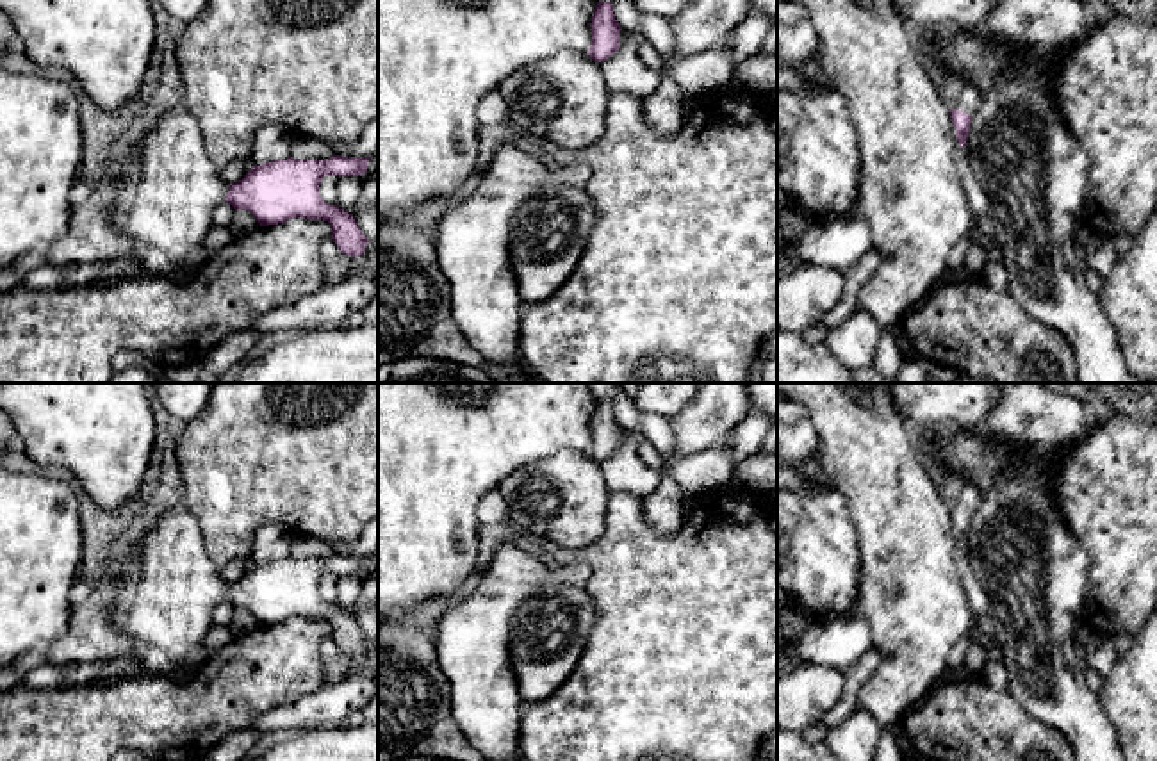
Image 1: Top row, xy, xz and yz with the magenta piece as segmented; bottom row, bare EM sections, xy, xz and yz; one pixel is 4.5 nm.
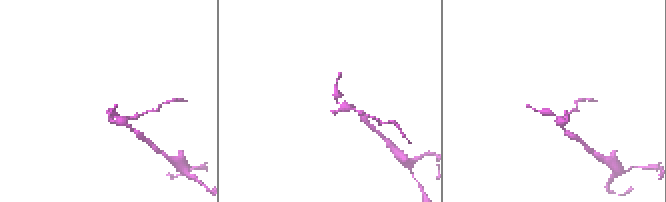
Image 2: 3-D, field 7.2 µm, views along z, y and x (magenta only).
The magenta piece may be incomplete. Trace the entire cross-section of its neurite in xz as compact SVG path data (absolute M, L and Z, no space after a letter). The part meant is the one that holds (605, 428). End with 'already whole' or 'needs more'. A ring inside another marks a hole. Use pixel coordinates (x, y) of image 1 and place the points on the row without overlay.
M597 401L590 426L592 446L588 454L594 460L603 462L622 446L619 440L622 426L615 419L611 401Z | already whole

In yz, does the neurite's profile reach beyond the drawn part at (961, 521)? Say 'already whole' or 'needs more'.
needs more

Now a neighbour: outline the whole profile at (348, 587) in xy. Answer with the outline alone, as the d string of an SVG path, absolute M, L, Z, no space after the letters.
M341 576L337 581L337 606L342 610L351 610L360 597L362 581L357 576Z

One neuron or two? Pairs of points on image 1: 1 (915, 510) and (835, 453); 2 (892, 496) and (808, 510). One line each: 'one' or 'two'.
1: one
2: two

